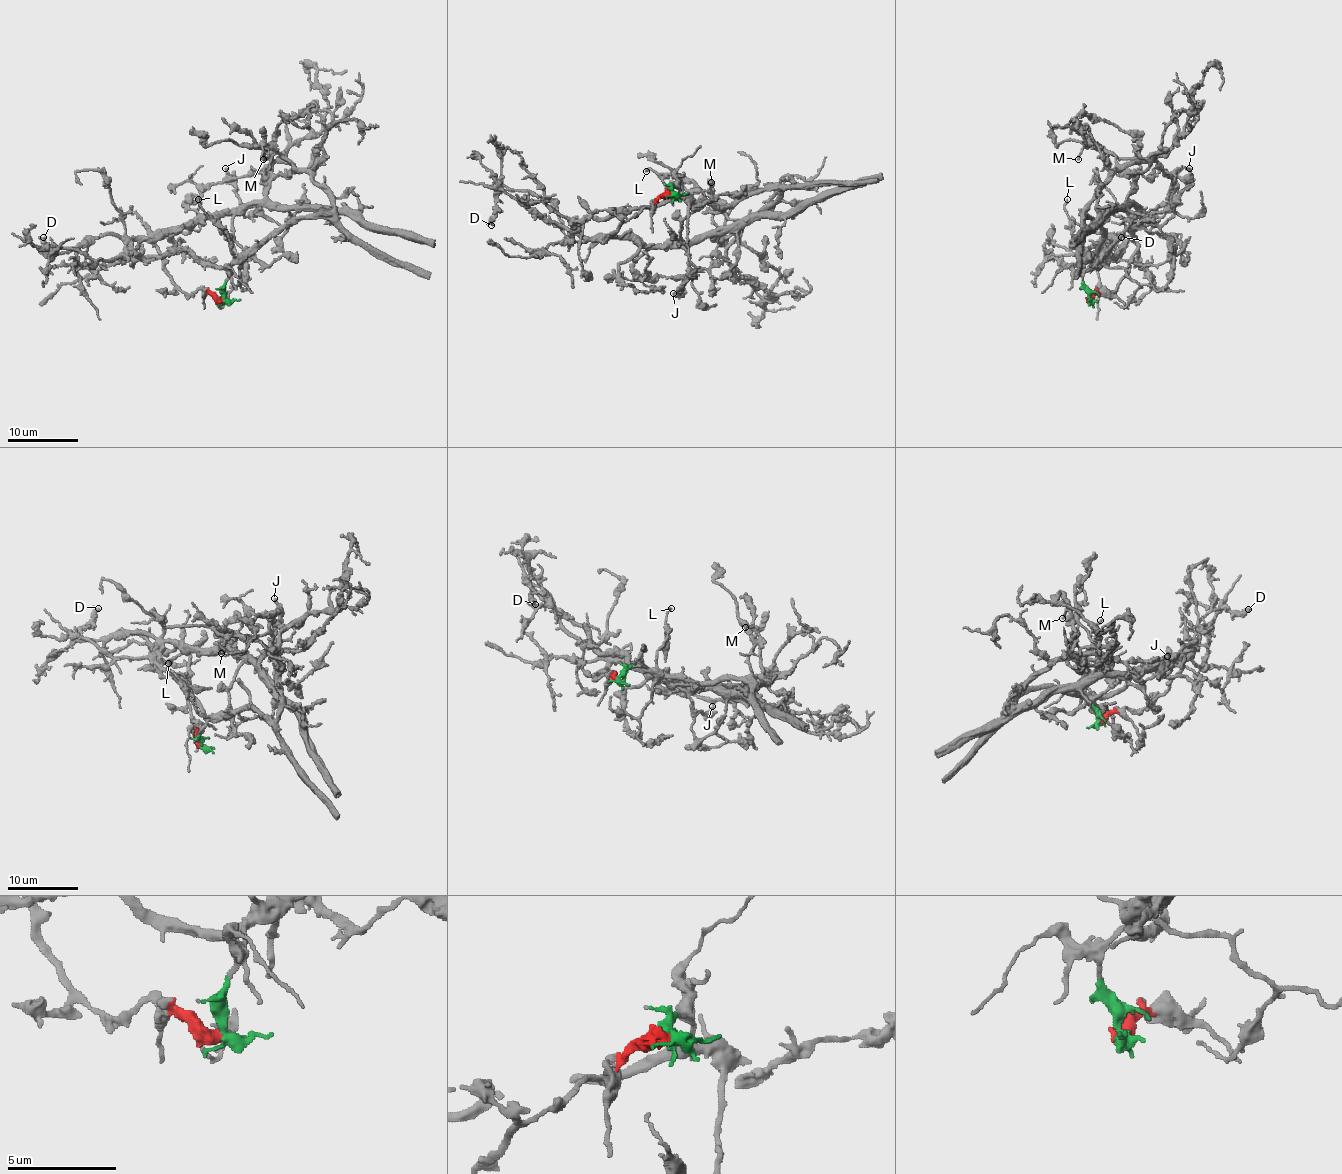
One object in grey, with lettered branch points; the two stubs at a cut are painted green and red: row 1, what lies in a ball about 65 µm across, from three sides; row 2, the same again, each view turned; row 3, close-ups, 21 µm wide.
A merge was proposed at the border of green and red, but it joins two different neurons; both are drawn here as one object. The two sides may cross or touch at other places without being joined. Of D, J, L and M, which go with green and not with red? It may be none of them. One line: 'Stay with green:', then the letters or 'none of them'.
Stay with green: D, L, M

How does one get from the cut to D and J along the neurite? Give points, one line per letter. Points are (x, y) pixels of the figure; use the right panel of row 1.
D: (1089, 300), (1082, 277), (1104, 260), (1105, 251), (1114, 256), (1095, 260), (1086, 249), (1111, 247), (1121, 237)
J: (1089, 300), (1102, 290), (1112, 291), (1130, 268), (1141, 217), (1162, 212), (1189, 182), (1189, 168)

